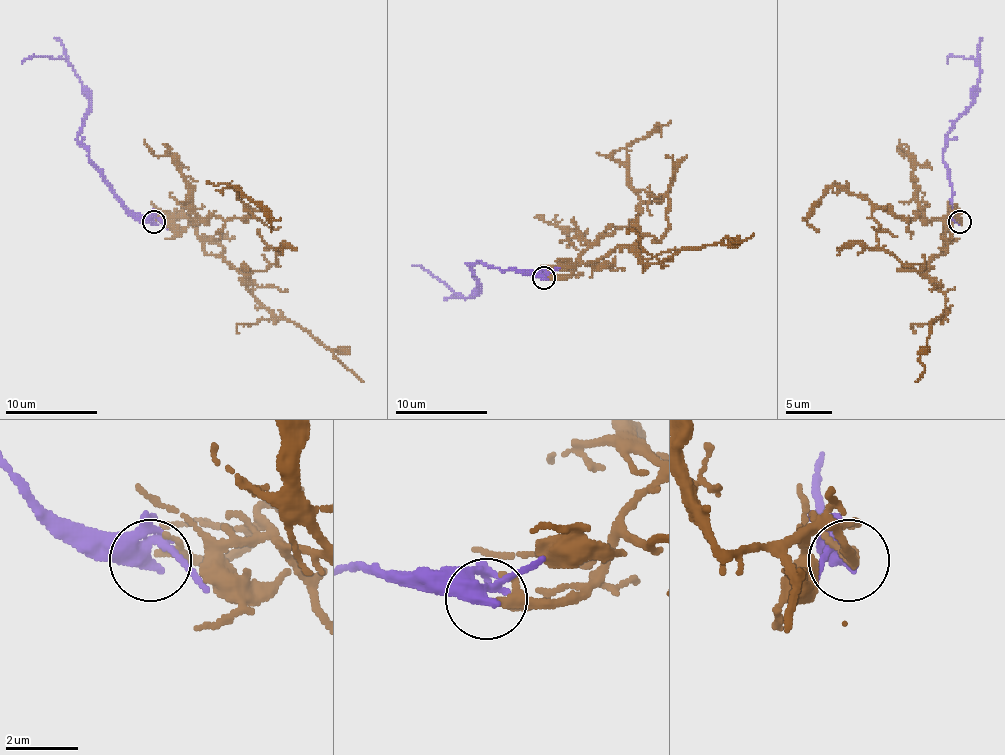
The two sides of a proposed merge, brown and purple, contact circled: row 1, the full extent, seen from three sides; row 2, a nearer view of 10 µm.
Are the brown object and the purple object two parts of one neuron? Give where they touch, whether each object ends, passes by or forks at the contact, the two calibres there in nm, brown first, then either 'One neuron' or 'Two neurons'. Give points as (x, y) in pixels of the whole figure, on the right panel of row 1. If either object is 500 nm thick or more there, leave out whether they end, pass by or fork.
Place: (959, 222). At the ring brown passes by. At the ring purple forks. Thickness 220 nm (brown) against 320 nm. Two neurons

